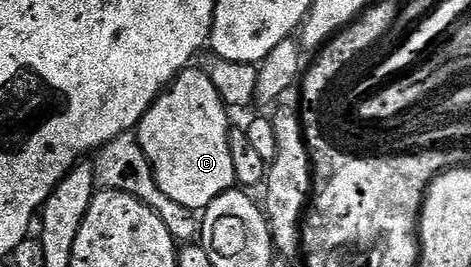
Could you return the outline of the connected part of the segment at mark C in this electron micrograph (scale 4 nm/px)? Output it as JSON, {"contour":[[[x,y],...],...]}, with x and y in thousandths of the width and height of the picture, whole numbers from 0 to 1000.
{"contour":[[[393,255],[365,318],[301,434],[295,521],[310,596],[325,622],[335,704],[376,764],[431,794],[463,734],[503,693],[497,599],[488,599],[486,401],[463,360],[431,258]]]}

